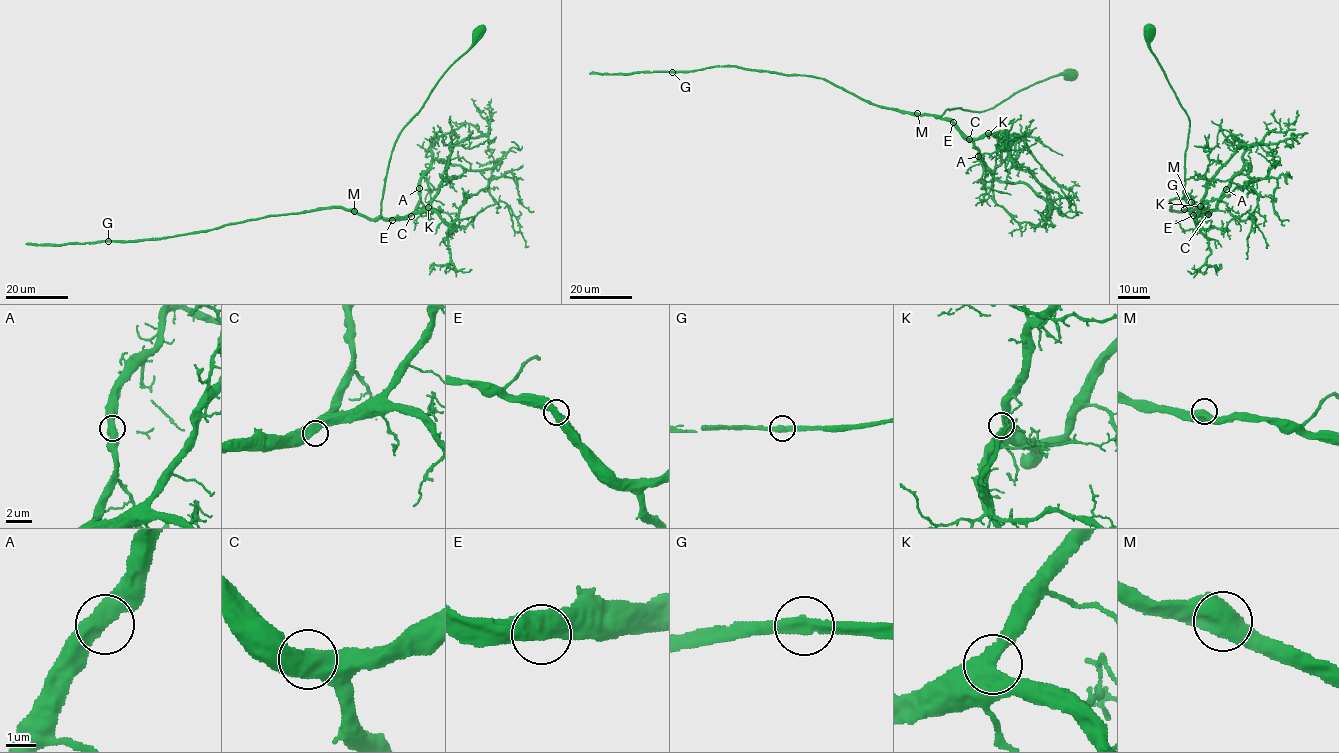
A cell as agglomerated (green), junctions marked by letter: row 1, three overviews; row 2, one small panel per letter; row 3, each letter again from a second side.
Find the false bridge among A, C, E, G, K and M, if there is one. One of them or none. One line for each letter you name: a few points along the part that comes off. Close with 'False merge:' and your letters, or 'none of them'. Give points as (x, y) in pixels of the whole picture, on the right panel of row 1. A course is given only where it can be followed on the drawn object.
False merge: none of them

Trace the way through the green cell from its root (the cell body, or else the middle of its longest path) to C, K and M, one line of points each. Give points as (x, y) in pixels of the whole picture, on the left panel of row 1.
C: (478, 33), (476, 42), (445, 73), (394, 144), (379, 217), (411, 216)
K: (478, 33), (476, 42), (449, 68), (401, 131), (391, 153), (379, 217), (406, 216), (428, 207)
M: (478, 33), (476, 42), (445, 73), (423, 108), (396, 140), (389, 163), (380, 215), (367, 219), (354, 211)

